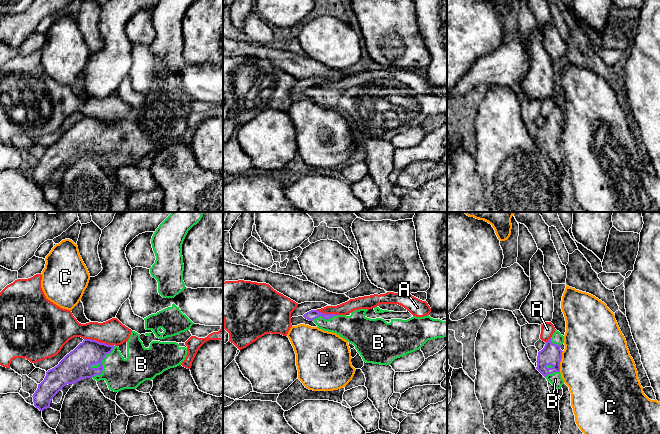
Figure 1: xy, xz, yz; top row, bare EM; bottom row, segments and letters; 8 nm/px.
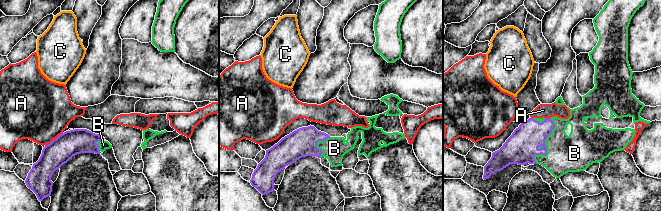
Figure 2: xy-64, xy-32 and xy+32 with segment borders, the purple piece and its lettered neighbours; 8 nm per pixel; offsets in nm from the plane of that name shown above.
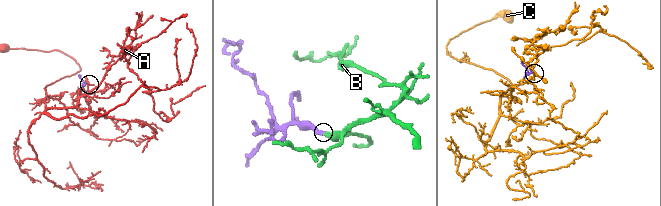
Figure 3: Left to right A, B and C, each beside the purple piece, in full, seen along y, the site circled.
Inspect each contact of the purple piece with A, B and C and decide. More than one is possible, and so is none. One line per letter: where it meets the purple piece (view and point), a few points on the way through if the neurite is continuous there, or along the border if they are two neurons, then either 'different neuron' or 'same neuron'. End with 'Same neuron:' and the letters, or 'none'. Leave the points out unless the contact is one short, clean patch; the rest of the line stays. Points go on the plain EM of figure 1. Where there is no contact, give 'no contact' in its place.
A: contact xy (99, 118); different neuron
B: contact xy (101, 140); same neuron
C: contact yz (560, 137); border yz (563, 127), (559, 147); different neuron
Same neuron: B

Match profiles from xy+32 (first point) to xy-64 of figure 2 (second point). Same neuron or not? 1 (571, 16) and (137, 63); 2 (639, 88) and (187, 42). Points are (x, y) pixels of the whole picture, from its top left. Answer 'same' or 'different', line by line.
1: different
2: different

